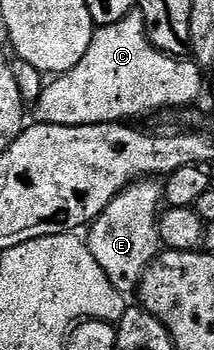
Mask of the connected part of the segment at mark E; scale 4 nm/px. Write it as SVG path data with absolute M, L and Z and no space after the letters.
M137 180L125 186L119 196L91 222L89 234L86 234L88 247L94 260L98 260L98 268L106 272L106 280L114 284L119 294L131 295L131 290L133 293L139 287L145 271L161 253L158 223L165 202L164 188L159 181Z

